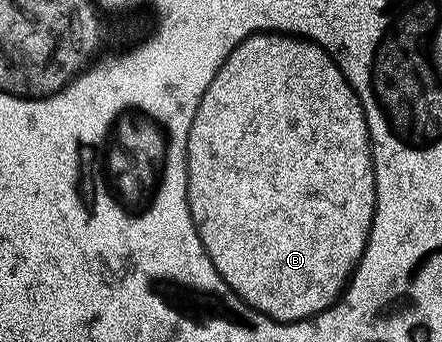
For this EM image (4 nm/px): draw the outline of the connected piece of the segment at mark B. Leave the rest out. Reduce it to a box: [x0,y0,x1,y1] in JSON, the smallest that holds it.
[186,31,376,323]

